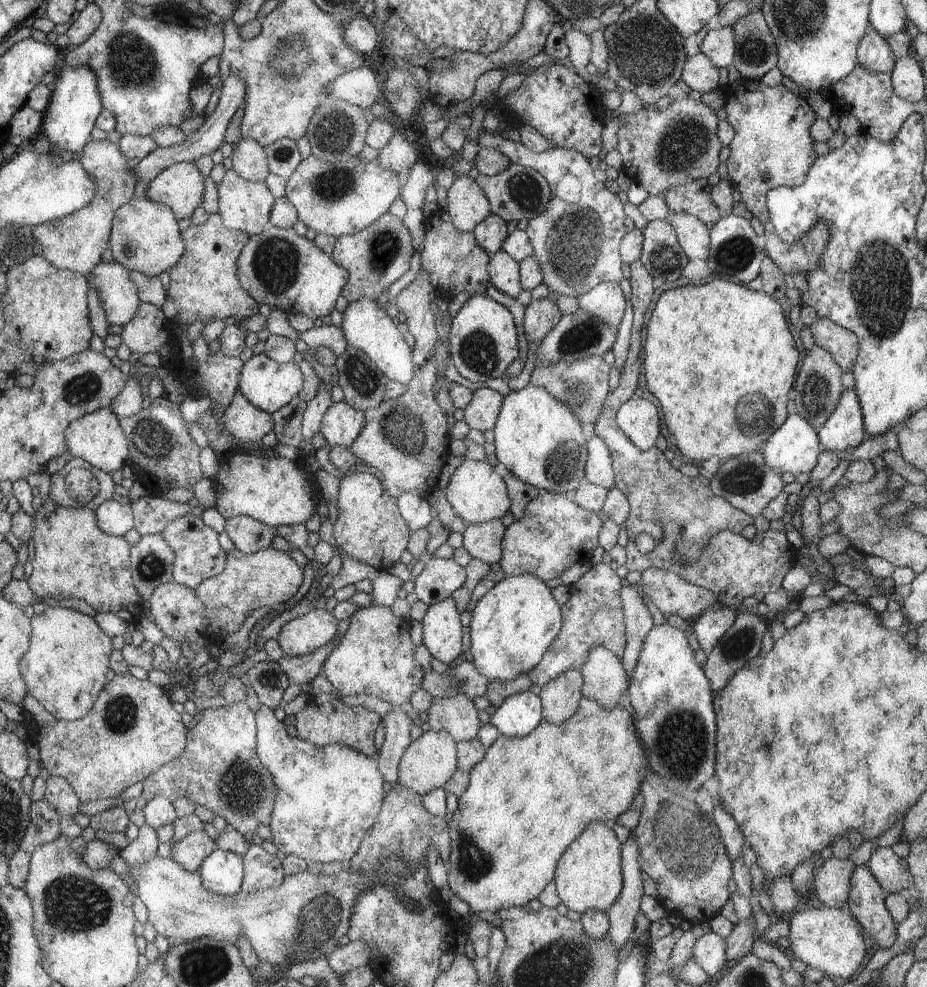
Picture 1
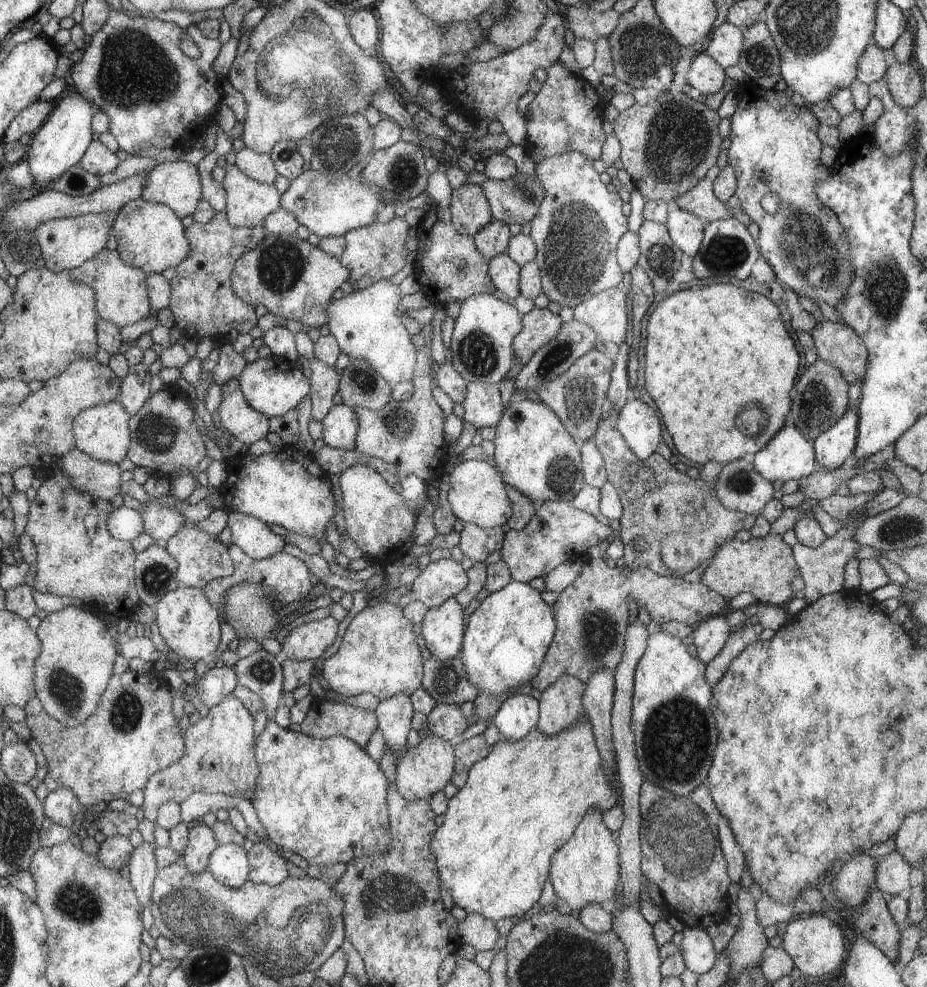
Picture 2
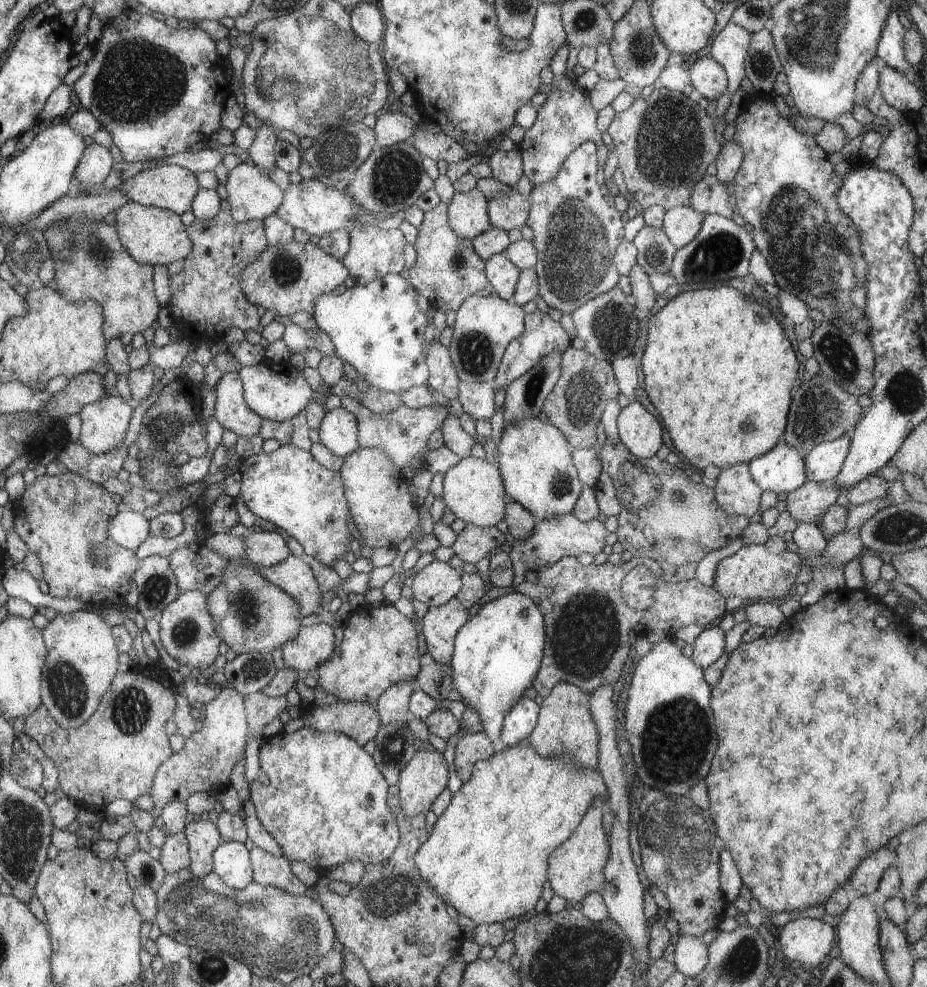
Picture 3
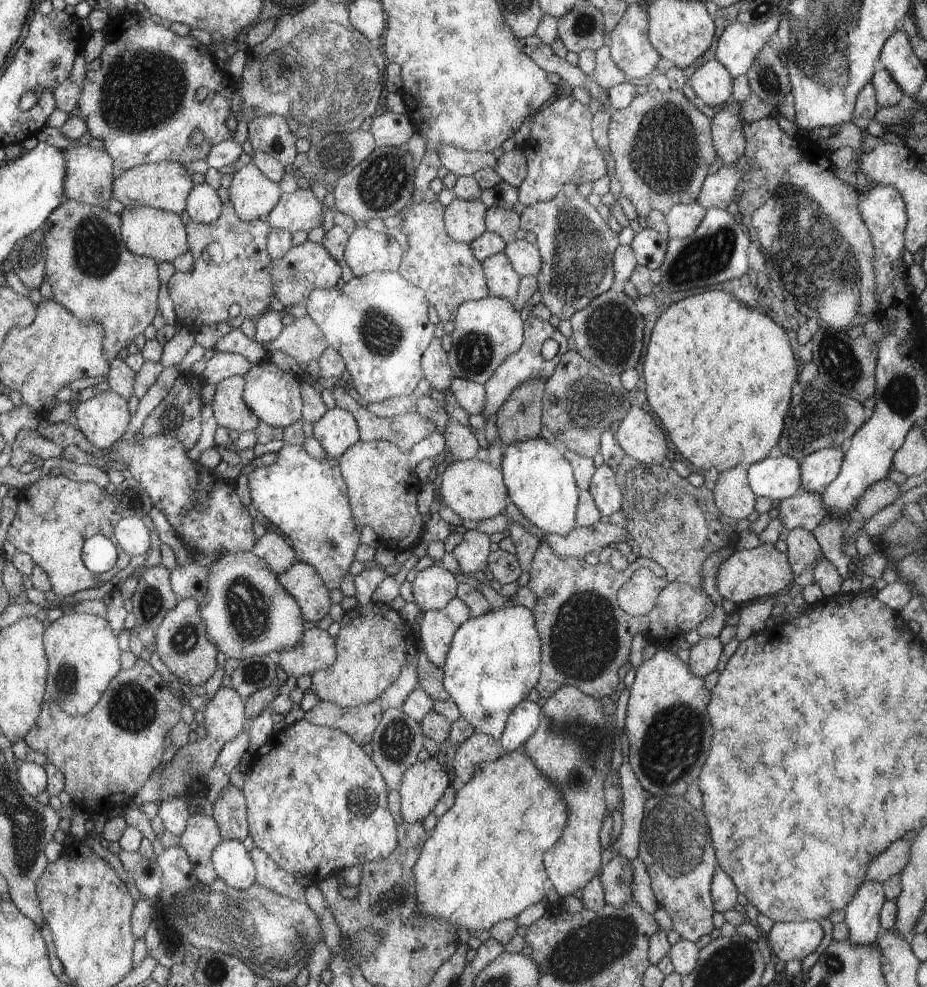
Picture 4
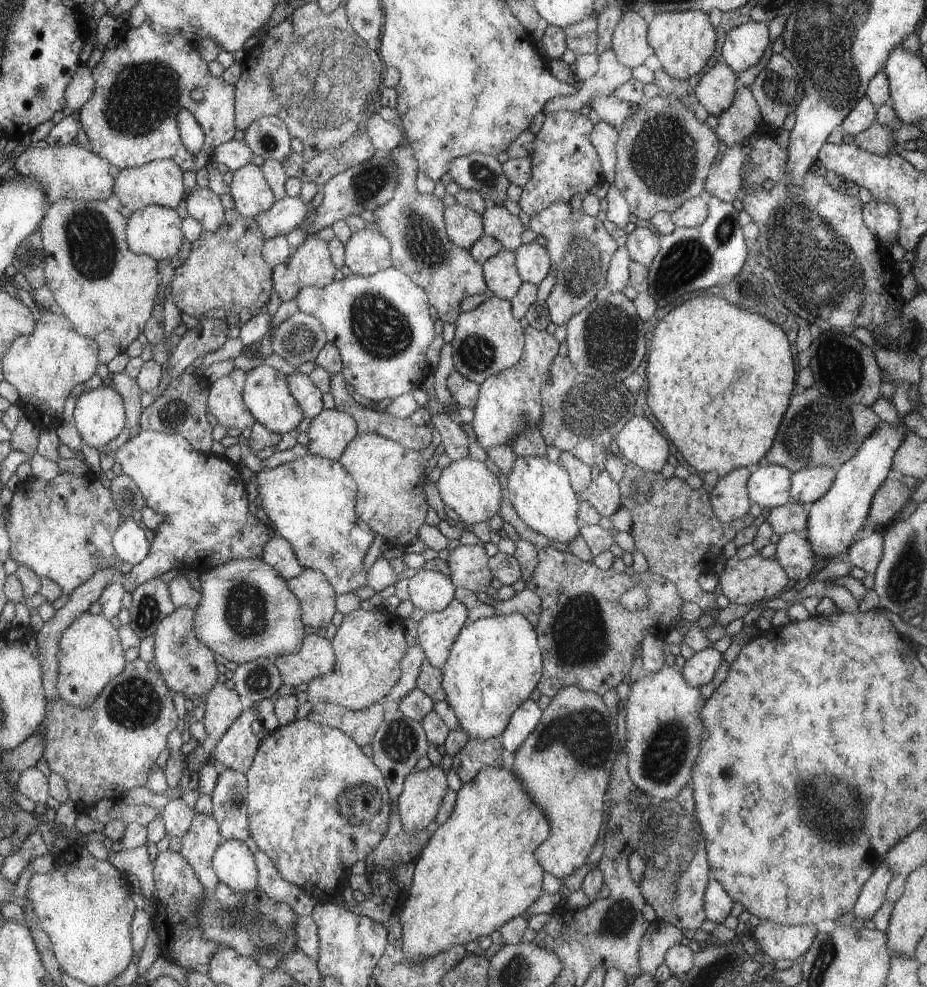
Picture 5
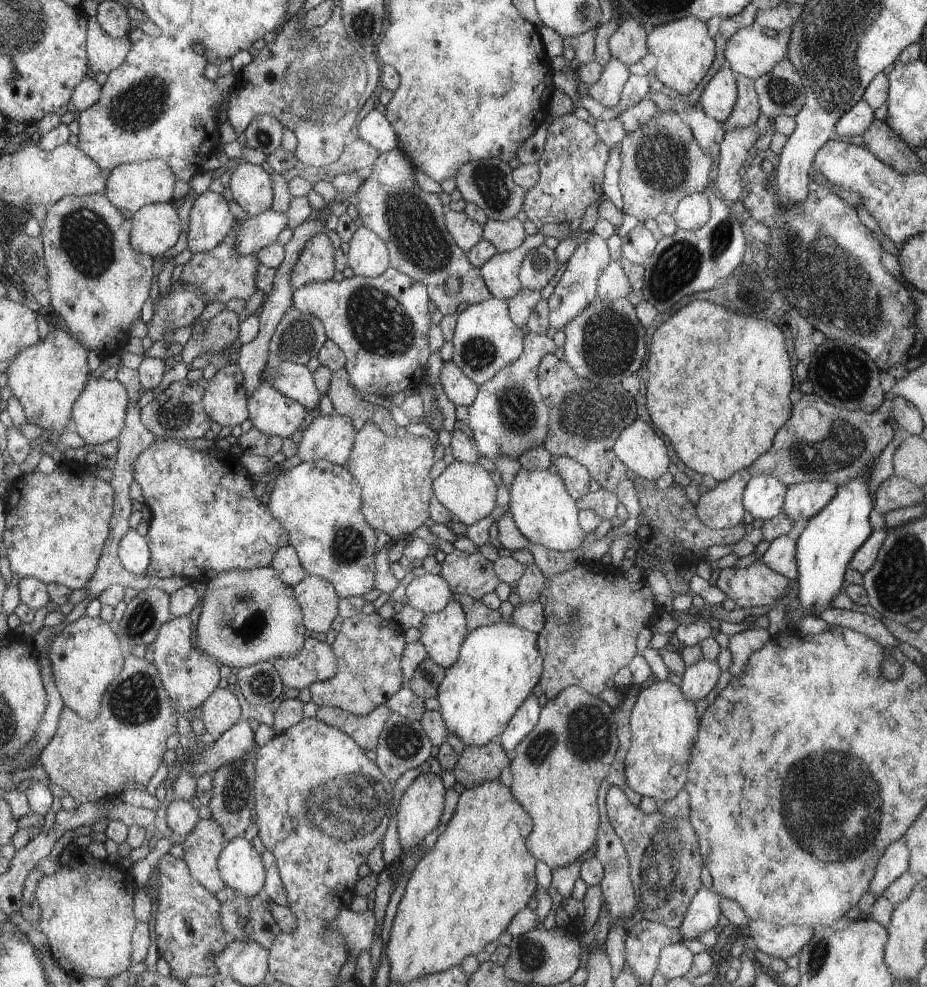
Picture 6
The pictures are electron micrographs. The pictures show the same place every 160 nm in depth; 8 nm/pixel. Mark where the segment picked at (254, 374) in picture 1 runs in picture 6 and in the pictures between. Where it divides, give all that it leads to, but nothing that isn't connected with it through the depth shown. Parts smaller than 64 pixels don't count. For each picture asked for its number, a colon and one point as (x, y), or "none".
2: (274, 386)
3: (278, 392)
4: (276, 398)
5: (266, 393)
6: (272, 413)

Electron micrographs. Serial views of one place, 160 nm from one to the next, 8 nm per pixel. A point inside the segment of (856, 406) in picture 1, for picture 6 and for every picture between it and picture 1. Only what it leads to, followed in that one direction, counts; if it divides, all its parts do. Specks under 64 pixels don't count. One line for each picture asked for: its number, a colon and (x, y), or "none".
2: (832, 447)
3: (823, 463)
4: (820, 468)
5: (807, 486)
6: (802, 501)

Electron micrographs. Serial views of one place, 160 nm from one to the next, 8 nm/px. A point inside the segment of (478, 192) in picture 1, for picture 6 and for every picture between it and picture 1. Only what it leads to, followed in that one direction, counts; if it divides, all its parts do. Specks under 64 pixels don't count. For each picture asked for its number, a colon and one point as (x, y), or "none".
2: (470, 209)
3: (468, 215)
4: (465, 220)
5: (464, 226)
6: (467, 233)

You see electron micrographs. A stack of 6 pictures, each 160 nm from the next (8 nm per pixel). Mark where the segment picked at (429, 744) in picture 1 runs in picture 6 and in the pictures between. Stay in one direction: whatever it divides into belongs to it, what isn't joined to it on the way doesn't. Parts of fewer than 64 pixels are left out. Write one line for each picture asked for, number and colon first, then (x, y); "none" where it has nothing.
2: (423, 770)
3: (423, 780)
4: (424, 784)
5: (423, 792)
6: (420, 806)

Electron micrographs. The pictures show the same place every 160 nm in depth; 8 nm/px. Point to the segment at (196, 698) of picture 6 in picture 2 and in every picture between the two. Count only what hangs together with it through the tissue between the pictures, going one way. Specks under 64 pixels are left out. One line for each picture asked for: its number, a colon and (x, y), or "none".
2: (189, 623)
3: (187, 631)
4: (181, 639)
5: (188, 666)

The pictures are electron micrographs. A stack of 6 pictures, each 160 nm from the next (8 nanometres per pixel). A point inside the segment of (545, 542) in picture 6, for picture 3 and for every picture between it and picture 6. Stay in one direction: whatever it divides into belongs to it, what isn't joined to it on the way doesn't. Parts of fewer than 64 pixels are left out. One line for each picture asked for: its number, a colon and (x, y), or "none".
3: (538, 471)
4: (540, 480)
5: (542, 492)

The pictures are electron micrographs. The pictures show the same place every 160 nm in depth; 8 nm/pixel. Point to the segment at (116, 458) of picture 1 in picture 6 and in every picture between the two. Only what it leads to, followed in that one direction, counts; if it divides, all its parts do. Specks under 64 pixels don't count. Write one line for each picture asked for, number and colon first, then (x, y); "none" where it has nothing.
2: (103, 431)
3: (104, 426)
4: (103, 419)
5: (98, 416)
6: (99, 414)

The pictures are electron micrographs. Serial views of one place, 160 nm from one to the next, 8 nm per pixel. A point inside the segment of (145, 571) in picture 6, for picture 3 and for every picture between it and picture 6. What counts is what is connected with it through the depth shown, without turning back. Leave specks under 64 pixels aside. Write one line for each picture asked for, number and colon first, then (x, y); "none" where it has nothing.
3: (130, 530)
4: (132, 536)
5: (131, 546)

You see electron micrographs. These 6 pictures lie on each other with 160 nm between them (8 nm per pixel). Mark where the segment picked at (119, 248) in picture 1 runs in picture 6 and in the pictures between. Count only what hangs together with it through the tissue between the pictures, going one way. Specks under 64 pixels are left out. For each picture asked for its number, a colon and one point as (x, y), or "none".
2: (149, 236)
3: (152, 236)
4: (158, 234)
5: (155, 231)
6: (155, 228)

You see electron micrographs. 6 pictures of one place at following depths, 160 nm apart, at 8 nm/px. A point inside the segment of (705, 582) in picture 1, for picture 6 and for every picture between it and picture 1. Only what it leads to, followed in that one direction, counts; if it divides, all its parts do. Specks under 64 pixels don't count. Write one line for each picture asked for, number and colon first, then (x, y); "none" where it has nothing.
2: (765, 567)
3: (768, 572)
4: (747, 575)
5: (753, 580)
6: (756, 585)

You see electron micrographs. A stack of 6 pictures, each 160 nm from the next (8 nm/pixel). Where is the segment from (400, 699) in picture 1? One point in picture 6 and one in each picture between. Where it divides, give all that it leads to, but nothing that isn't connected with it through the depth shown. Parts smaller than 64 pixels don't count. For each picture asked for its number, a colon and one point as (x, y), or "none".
2: (378, 654)
3: (378, 649)
4: (372, 650)
5: (370, 645)
6: (369, 648)

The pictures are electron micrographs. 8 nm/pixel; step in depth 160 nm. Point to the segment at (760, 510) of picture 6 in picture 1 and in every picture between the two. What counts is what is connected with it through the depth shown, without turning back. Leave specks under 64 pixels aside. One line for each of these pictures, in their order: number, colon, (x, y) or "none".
1: (794, 447)
2: (789, 455)
3: (782, 469)
4: (779, 478)
5: (768, 486)

